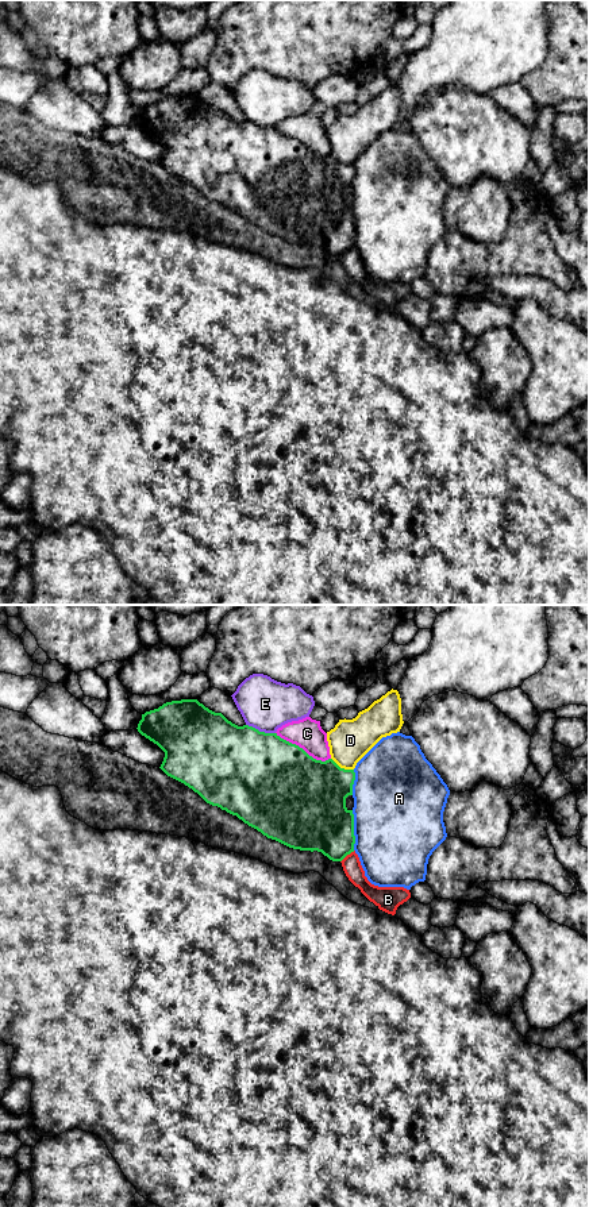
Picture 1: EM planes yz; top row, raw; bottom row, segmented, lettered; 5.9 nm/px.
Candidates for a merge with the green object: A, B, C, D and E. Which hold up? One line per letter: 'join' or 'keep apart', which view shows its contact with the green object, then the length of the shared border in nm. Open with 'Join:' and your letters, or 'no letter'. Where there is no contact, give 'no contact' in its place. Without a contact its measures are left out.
Join: no letter
A: keep apart | yz | 240 nm
B: keep apart | yz | 110 nm
C: keep apart | yz | 360 nm
D: keep apart | yz | 150 nm
E: keep apart | yz | 190 nm

